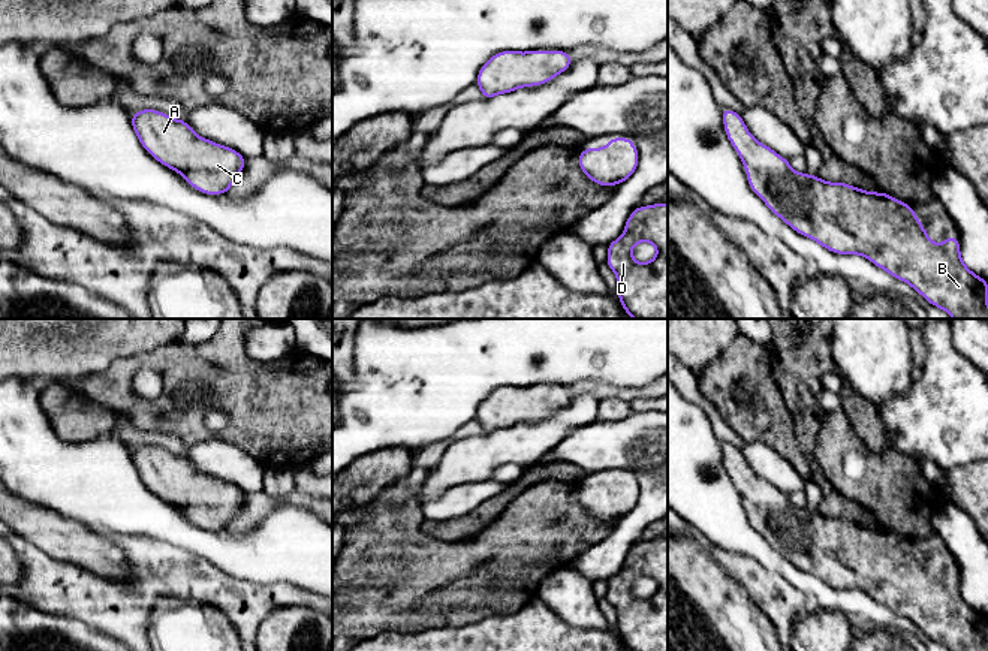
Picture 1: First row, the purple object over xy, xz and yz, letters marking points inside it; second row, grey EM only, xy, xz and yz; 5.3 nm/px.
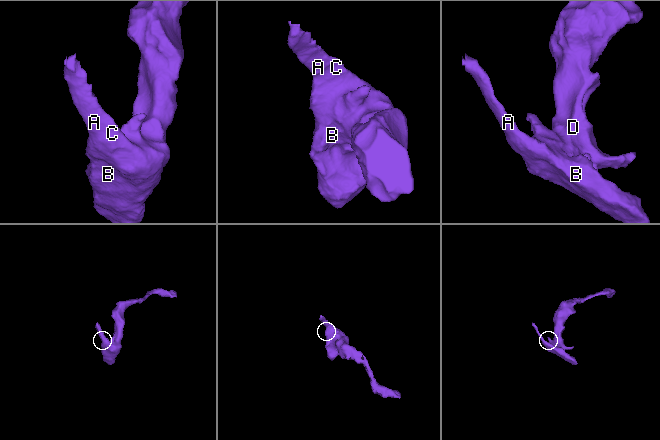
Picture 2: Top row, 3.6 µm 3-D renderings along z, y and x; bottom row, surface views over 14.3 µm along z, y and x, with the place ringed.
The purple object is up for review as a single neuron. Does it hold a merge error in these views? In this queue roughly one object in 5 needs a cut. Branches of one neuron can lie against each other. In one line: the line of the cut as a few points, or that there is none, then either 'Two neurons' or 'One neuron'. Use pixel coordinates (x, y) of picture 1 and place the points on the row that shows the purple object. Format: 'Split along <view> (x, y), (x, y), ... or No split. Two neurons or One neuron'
No split. One neuron

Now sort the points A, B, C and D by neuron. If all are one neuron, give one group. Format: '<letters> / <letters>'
A B C D

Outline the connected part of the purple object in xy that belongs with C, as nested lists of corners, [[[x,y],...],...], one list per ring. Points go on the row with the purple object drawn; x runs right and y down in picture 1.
[[[144,109],[133,114],[130,123],[151,157],[184,175],[198,192],[228,193],[244,169],[246,157],[226,145],[198,136],[186,120]]]

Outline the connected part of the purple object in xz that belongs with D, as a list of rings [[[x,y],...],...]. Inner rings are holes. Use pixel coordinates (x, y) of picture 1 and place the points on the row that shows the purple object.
[[[668,204],[635,208],[626,221],[623,236],[608,244],[606,265],[618,280],[620,305],[633,319],[668,319]],[[641,241],[653,242],[657,254],[651,262],[632,259],[632,247]]]

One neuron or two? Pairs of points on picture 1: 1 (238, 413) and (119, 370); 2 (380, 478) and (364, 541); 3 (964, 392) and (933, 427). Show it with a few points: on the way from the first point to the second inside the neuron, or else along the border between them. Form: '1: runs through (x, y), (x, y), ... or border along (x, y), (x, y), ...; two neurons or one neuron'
1: runs through (211, 382), (199, 380), (174, 362), (150, 362); one neuron
2: border along (380, 496), (363, 508); two neurons
3: runs through (955, 401), (942, 418); one neuron

